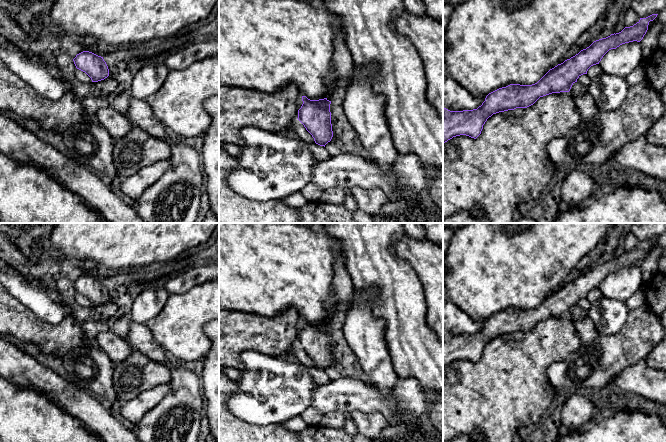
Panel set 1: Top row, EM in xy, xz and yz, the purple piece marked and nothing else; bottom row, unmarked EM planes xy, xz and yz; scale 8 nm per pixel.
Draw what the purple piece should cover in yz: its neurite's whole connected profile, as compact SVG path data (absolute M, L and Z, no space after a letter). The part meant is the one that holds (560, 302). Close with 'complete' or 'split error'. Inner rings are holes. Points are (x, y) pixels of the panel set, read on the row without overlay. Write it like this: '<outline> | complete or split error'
M652 238L621 256L594 265L589 271L550 293L537 307L532 309L510 308L489 317L477 333L450 335L443 332L443 367L453 361L466 359L476 363L483 349L493 338L527 332L540 321L560 316L569 316L577 303L587 298L588 293L599 288L611 273L622 268L640 266L648 254L650 245L658 238Z | complete

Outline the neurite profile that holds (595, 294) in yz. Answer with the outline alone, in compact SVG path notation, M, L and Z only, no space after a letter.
M596 288L596 289L591 290L591 291L588 293L587 299L588 299L590 302L594 302L594 301L599 300L602 296L603 296L603 295L602 295L600 289L599 289L599 288Z

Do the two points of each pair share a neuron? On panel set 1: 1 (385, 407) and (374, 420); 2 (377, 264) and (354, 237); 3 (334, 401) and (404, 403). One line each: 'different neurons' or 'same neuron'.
1: different neurons
2: same neuron
3: same neuron

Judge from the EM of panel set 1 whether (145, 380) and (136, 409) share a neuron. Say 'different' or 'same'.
same

